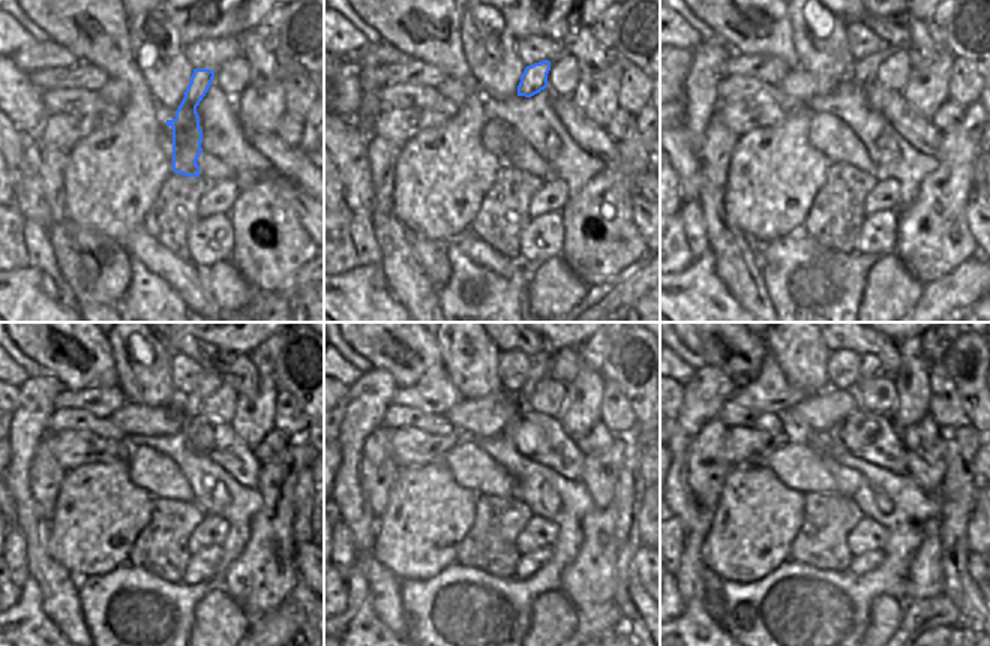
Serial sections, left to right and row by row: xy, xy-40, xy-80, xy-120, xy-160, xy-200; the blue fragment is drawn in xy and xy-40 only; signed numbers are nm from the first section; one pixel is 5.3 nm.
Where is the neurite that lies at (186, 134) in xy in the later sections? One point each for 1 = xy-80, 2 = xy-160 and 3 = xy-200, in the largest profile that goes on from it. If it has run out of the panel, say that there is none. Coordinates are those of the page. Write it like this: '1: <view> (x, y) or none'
1: xy-80 (864, 71)
2: xy-160 (537, 364)
3: xy-200 (870, 366)

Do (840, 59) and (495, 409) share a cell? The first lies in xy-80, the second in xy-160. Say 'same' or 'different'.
different

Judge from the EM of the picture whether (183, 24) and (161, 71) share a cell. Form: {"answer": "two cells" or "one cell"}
{"answer": "two cells"}

